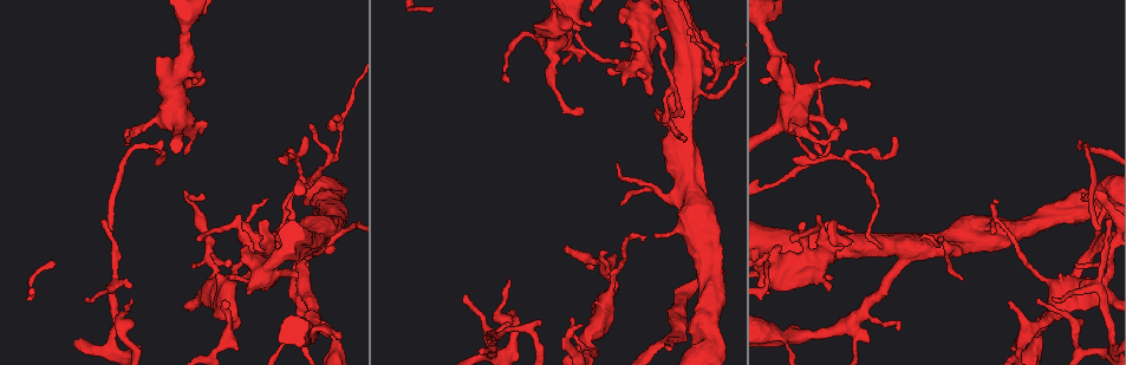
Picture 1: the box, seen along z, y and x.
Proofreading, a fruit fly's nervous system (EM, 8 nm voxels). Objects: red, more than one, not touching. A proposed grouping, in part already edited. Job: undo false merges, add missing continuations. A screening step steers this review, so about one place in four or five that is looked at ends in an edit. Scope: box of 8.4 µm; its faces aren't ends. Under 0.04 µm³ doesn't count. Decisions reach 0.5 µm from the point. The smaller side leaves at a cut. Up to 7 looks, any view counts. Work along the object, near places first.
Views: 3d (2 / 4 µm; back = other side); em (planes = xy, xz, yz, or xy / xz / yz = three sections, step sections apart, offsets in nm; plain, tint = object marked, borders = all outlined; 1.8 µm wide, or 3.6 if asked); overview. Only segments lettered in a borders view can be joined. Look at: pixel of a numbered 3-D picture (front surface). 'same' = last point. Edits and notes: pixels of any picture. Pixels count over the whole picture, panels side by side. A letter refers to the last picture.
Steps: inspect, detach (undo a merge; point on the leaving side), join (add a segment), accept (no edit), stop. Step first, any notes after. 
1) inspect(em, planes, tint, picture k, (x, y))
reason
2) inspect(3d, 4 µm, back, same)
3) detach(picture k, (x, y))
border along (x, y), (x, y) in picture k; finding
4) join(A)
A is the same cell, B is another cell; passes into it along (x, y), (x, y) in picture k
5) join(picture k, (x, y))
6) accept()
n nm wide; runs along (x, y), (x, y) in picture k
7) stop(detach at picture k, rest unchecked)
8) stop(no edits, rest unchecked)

inspect(em, 3.6 µm, yz, step 4, tint, picture 1, (791, 237))
tapers out

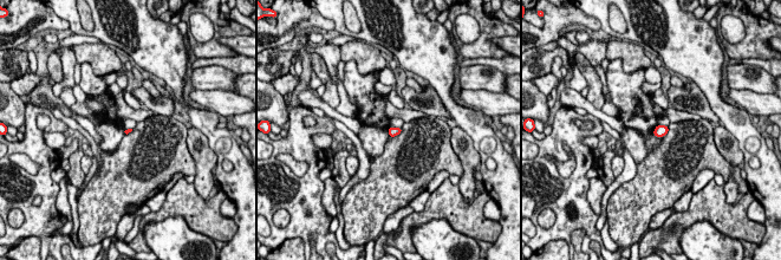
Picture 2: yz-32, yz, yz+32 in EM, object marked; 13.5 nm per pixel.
inspect(em, 3.6 µm, planes, borders, same)

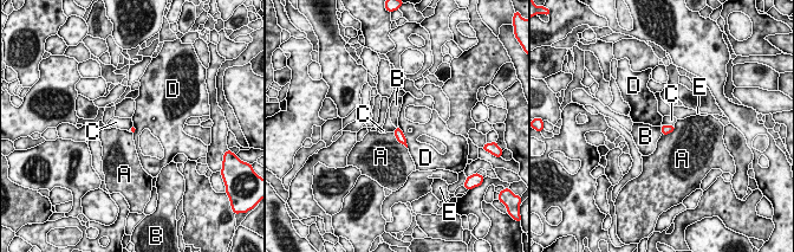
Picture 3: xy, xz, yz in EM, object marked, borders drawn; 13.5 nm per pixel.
accept()
A, B, C, D and E are other cells; border along (659, 127), (662, 133) in picture 3; none of them fits

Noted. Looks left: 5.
inspect(em, planes, borders, picture 1, (869, 79))
tapers out

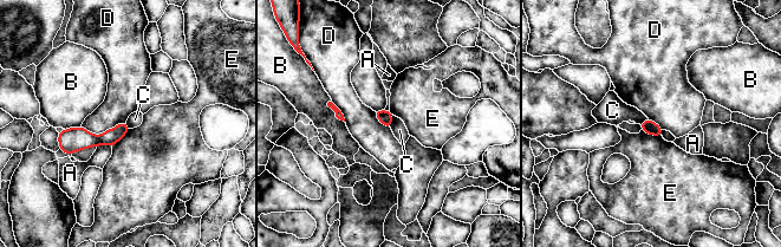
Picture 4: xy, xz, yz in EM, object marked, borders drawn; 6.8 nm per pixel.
accept()
D touches over 300 nm; A, B, C, D and E are other cells; border along (125, 121), (98, 135), (82, 127) in picture 4; no lettered segment goes on from it

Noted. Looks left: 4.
inspect(em, xz, step 4, tint, picture 1, (194, 267))
an open end

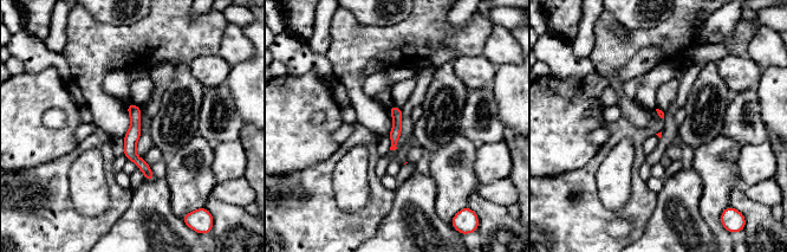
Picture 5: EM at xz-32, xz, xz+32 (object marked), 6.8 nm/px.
inspect(em, xy, step 8, borders, same)
another direction

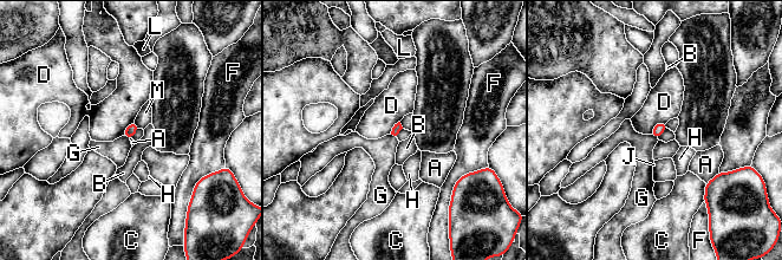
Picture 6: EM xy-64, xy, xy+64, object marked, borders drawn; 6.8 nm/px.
accept()
A, B, C, D, F, G, H, J, L and M are other cells; border along (122, 136), (129, 140) in picture 6; none of them fits

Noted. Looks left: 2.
stop(no edits, rest unchecked)

